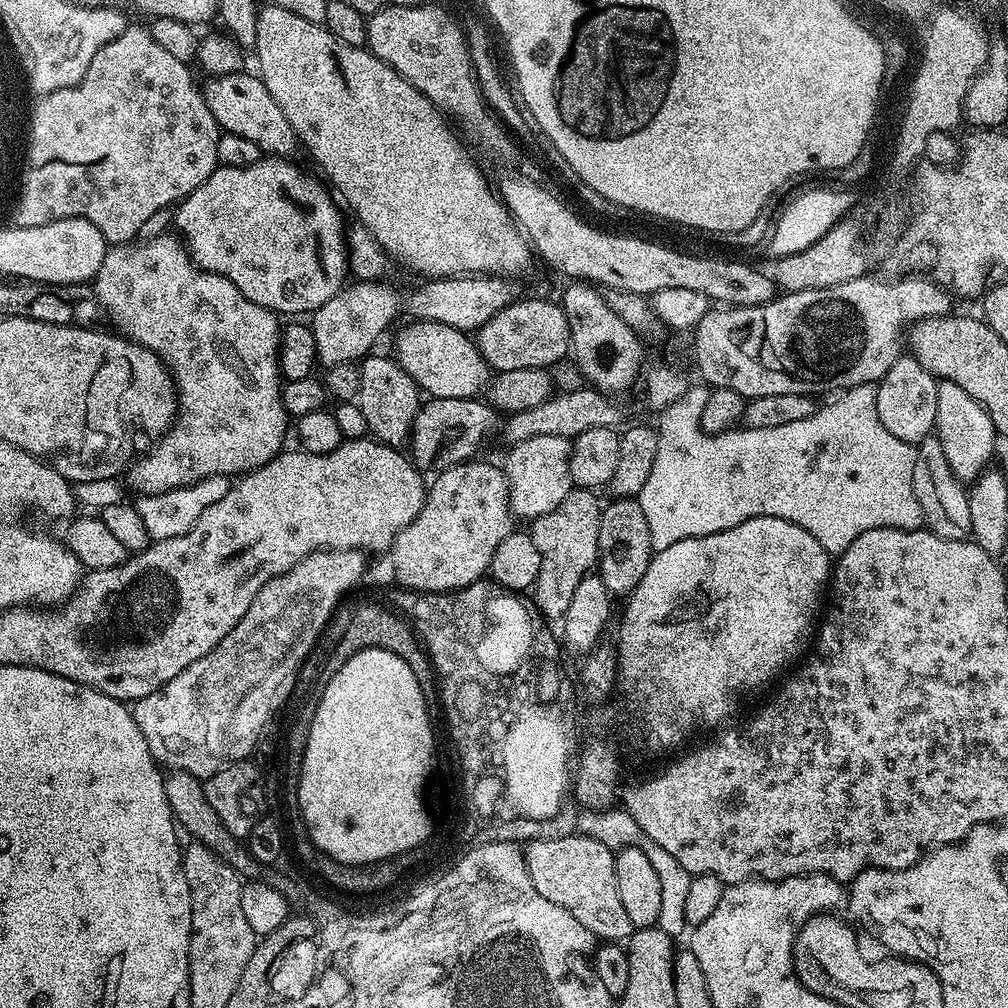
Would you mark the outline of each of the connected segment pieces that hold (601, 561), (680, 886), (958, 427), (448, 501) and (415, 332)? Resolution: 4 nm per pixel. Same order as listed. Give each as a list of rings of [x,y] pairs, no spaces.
[[[612,498],[600,509],[598,526],[598,575],[606,582],[606,590],[613,597],[627,597],[642,582],[646,566],[650,566],[654,549],[650,542],[650,526],[646,526],[646,514],[636,498]]]
[[[620,806],[581,811],[576,818],[576,832],[581,836],[594,838],[594,842],[602,842],[602,846],[613,850],[639,846],[646,854],[646,858],[650,858],[650,866],[654,866],[654,870],[658,874],[658,883],[662,886],[662,907],[660,913],[658,913],[658,922],[655,927],[661,928],[667,936],[673,938],[679,938],[683,932],[685,935],[688,928],[686,897],[690,891],[690,882],[693,875],[684,869],[682,862],[678,862],[678,858],[666,854],[666,850],[662,850],[662,846],[658,846],[652,840],[647,839],[638,826],[638,822],[634,822],[634,818],[630,818],[628,812],[625,812],[623,807]]]
[[[941,380],[937,383],[938,414],[936,415],[935,435],[942,442],[942,450],[946,454],[946,462],[950,462],[950,470],[961,482],[971,482],[993,463],[992,455],[996,452],[998,433],[990,414],[962,386],[954,386],[954,382]]]
[[[465,462],[445,467],[436,481],[431,481],[422,510],[414,522],[396,533],[390,557],[396,571],[395,583],[416,593],[452,592],[475,583],[491,569],[494,550],[498,550],[502,538],[514,531],[512,507],[508,501],[508,480],[503,467],[492,464]]]
[[[417,319],[410,323],[396,336],[394,359],[406,374],[410,374],[410,378],[414,378],[421,393],[432,398],[471,400],[487,389],[490,369],[469,333],[434,321]]]

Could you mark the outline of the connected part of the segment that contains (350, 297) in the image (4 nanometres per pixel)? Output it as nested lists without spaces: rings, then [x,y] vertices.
[[[353,281],[311,315],[310,327],[315,338],[316,357],[323,367],[355,363],[363,359],[393,322],[402,306],[402,298],[394,287],[384,282]]]

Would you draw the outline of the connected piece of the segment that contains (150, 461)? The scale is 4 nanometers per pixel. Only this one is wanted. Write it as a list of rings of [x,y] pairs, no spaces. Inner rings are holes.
[[[175,235],[172,236],[152,236],[149,240],[141,239],[139,242],[129,242],[109,247],[106,258],[102,262],[94,281],[96,297],[100,307],[106,313],[106,316],[108,312],[109,318],[112,319],[113,326],[111,325],[111,327],[119,335],[133,340],[135,344],[141,344],[143,348],[152,349],[153,354],[160,357],[168,365],[168,370],[172,373],[172,382],[176,386],[178,411],[172,427],[153,443],[156,445],[136,465],[133,463],[127,469],[126,477],[128,476],[129,482],[137,488],[137,493],[140,494],[165,492],[166,490],[181,488],[187,484],[198,482],[207,476],[232,478],[237,474],[247,474],[254,468],[261,468],[263,464],[269,464],[272,459],[280,455],[285,447],[284,435],[287,432],[289,435],[290,432],[290,417],[287,410],[283,408],[282,398],[280,397],[282,375],[280,373],[278,349],[282,333],[281,317],[270,308],[263,308],[254,302],[250,302],[250,298],[246,298],[246,294],[242,294],[242,290],[238,290],[238,286],[234,286],[234,282],[230,282],[225,276],[207,272],[205,268],[197,266],[192,261],[183,243]]]

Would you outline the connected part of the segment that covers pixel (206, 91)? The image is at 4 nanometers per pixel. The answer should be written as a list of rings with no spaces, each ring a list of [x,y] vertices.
[[[241,70],[234,74],[211,77],[207,81],[209,84],[205,83],[202,88],[206,106],[210,106],[216,123],[227,135],[241,136],[254,142],[261,153],[275,154],[280,158],[291,157],[291,152],[298,148],[295,130],[290,122],[286,122],[286,114],[282,114],[278,102],[270,98],[270,90],[266,90],[259,75],[247,76],[246,73]]]

